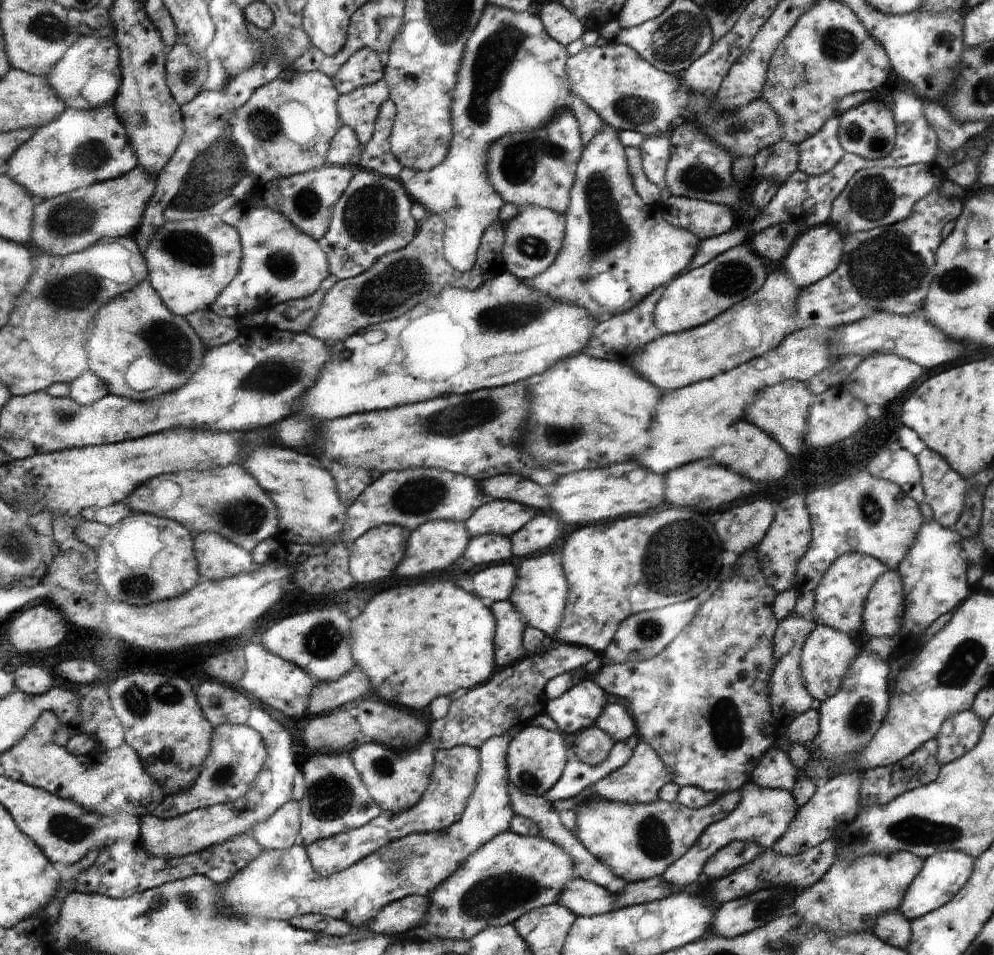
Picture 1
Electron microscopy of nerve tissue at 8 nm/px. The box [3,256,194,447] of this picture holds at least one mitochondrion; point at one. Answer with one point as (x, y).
(76, 292)

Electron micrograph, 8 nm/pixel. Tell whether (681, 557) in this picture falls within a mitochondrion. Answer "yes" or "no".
yes

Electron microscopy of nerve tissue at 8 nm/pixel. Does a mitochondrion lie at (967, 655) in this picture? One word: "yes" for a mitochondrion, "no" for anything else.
yes

